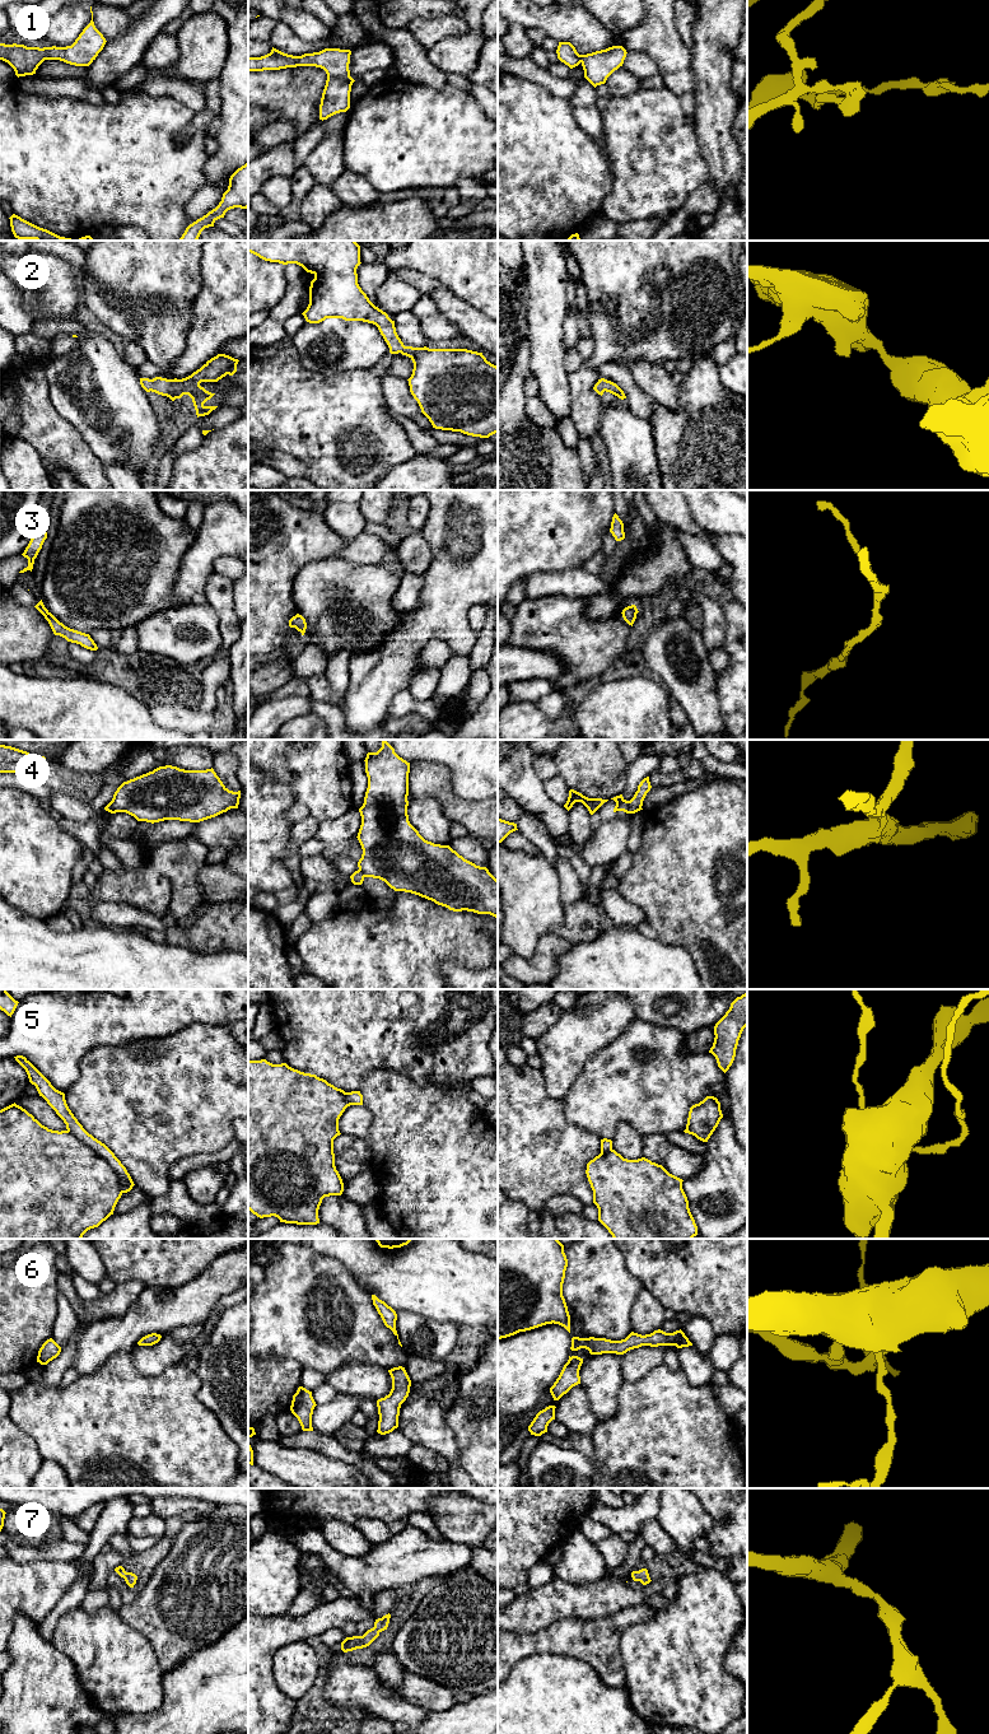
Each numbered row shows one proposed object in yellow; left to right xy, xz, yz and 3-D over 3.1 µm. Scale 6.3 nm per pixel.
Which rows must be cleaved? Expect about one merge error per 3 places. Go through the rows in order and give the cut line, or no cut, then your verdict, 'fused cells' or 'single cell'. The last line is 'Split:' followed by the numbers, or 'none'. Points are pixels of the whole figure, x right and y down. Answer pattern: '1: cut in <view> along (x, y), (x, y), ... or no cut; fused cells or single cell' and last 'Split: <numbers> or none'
1: cut in xy along (69, 46), (70, 55), (74, 59), (92, 60); fused cells
2: no cut; single cell
3: no cut; single cell
4: cut in yz along (628, 801), (629, 812); fused cells
5: cut in xy along (68, 1129), (92, 1147), (110, 1165), (117, 1175), (122, 1192); fused cells
6: no cut; single cell
7: no cut; single cell
Split: 1, 4, 5

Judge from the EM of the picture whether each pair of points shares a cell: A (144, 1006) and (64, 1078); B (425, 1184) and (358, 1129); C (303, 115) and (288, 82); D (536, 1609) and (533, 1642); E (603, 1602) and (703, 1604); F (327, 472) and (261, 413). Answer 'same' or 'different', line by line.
A: same
B: different
C: same
D: different
E: different
F: same

